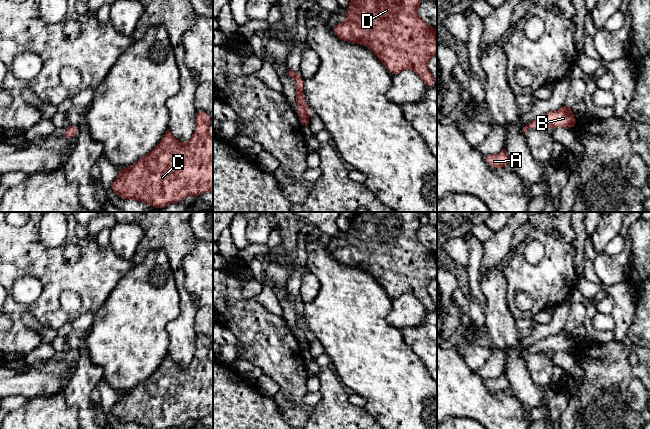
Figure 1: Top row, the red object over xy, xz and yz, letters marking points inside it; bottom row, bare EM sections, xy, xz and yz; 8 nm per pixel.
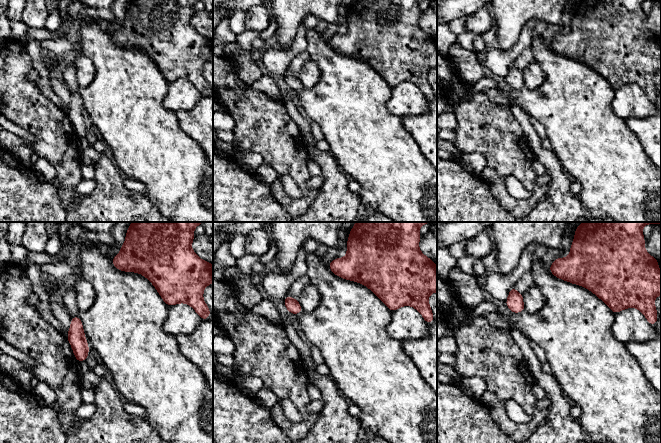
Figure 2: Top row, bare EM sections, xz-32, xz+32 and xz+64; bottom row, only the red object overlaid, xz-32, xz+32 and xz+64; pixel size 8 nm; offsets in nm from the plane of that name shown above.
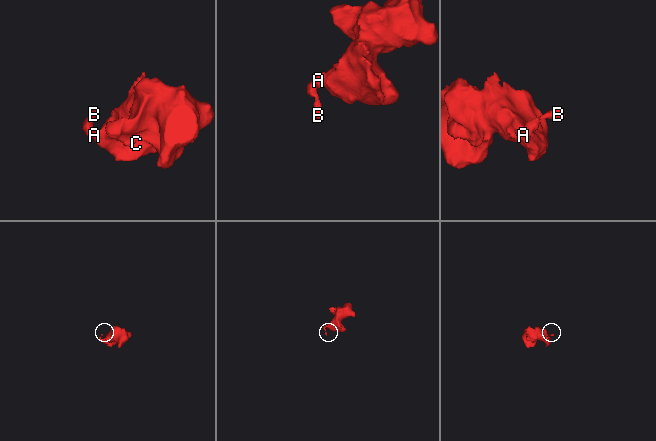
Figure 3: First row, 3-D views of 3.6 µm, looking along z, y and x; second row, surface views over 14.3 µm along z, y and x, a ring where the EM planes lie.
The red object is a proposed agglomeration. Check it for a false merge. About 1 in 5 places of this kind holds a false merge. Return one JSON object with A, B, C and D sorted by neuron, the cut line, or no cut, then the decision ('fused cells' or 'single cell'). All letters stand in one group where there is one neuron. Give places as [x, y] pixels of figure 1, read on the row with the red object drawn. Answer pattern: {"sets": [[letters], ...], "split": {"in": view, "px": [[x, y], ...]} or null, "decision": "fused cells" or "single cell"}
{"sets": [["A", "B", "C", "D"]], "split": null, "decision": "single cell"}

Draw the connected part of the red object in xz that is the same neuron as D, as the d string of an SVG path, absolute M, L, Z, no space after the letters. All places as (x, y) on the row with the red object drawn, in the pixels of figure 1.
M351 0L346 10L347 20L335 25L332 31L341 40L368 47L392 76L409 69L422 79L427 88L432 88L435 82L427 62L432 55L437 55L437 30L417 15L420 3L420 0Z

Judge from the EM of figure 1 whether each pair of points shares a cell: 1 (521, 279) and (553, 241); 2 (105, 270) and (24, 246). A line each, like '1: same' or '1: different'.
1: same
2: same

